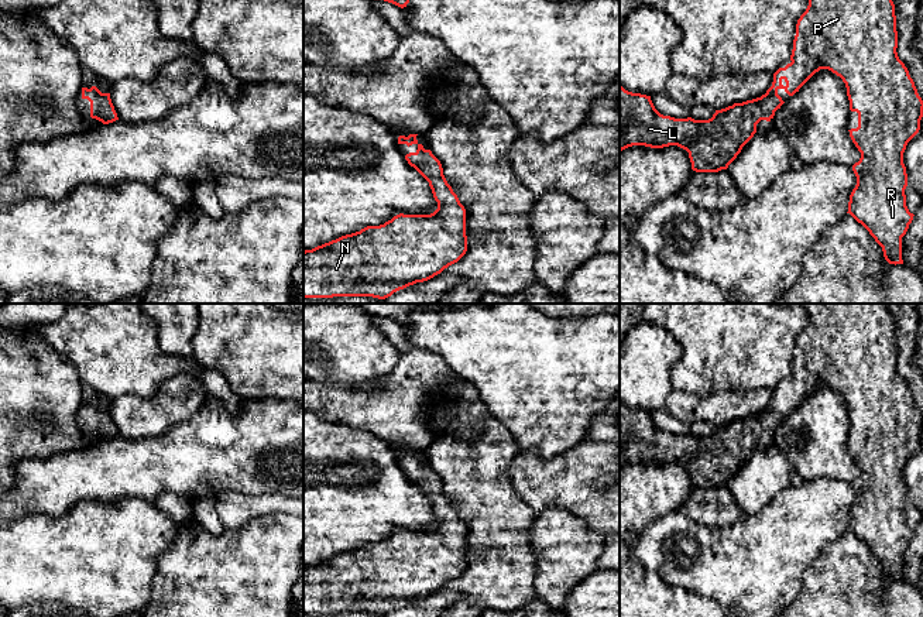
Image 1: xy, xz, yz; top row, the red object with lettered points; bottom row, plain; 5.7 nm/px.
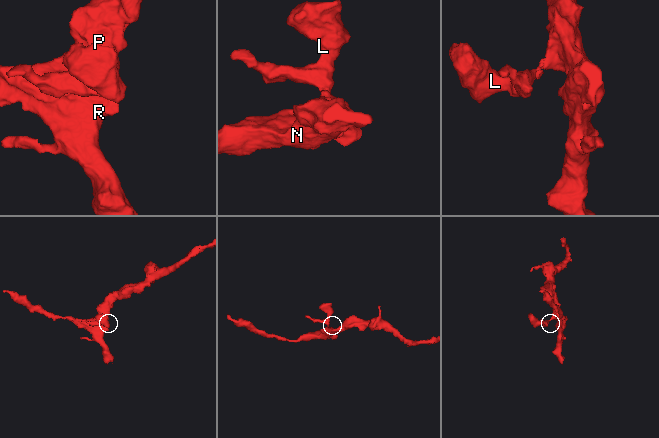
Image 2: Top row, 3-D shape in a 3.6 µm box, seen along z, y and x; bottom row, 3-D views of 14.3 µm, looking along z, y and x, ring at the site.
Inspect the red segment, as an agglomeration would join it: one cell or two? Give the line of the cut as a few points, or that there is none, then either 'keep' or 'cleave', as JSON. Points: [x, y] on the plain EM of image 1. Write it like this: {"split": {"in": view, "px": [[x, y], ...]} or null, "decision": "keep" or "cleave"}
{"split": null, "decision": "keep"}

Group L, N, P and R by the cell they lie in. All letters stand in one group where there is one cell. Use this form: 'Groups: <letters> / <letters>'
Groups: L N P R

